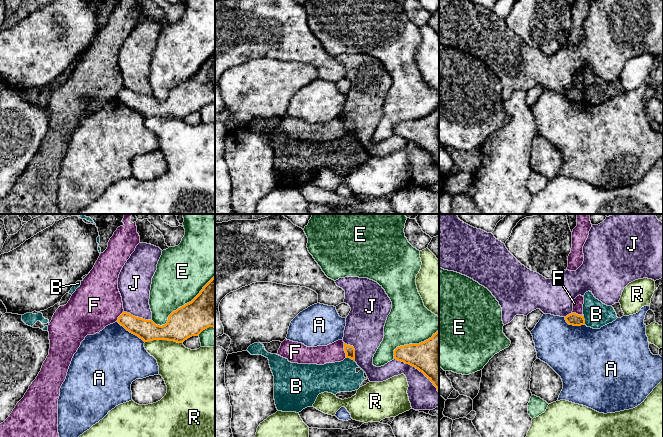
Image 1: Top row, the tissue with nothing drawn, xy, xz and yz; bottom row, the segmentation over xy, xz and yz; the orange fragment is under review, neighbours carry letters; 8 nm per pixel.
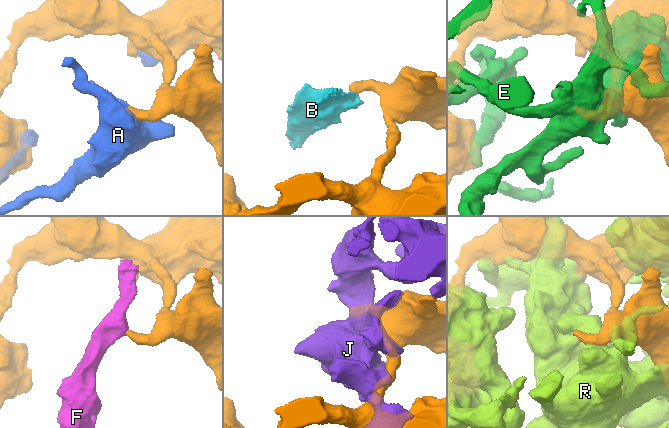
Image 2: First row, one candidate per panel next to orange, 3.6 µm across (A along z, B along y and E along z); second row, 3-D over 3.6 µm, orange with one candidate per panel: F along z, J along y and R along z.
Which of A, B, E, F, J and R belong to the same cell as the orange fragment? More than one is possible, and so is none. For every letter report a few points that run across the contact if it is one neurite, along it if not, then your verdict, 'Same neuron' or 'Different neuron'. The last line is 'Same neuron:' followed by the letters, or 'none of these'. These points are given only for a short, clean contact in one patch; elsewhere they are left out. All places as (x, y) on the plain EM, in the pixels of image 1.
A: Different neuron
B: Line: xz (346, 133), (354, 137). Different neuron
E: Different neuron
F: Line: xz (343, 119), (346, 133). Different neuron
J: Different neuron
R: Different neuron
Same neuron: none of these

